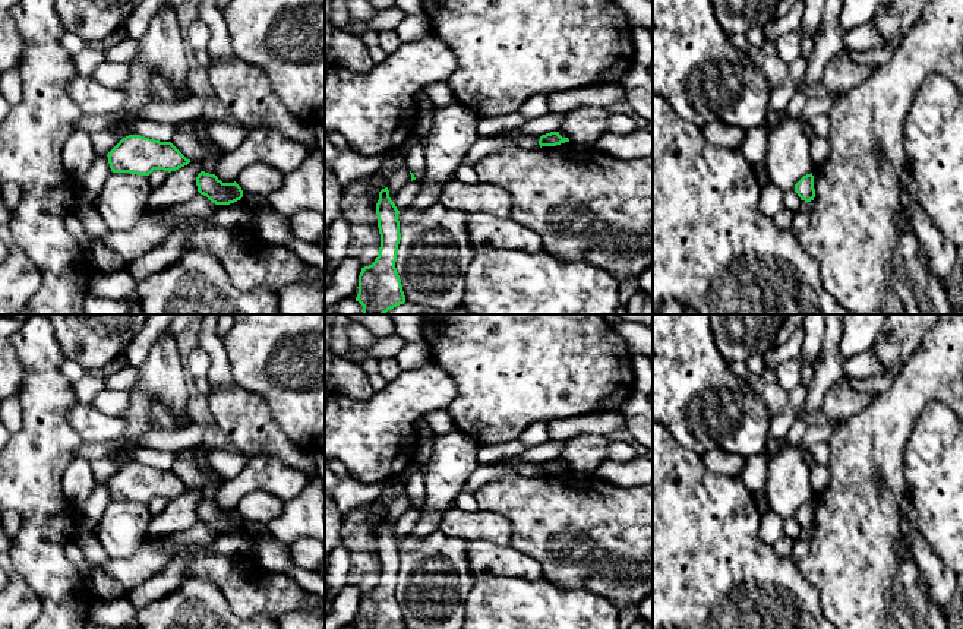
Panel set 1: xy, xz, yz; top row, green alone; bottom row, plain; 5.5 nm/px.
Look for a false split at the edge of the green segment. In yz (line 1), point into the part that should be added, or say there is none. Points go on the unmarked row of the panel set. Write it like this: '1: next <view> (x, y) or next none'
1: next none

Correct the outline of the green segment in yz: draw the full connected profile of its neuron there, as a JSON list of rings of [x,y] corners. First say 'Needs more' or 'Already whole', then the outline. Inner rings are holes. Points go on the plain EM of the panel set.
Already whole. [[[806,502],[803,503],[796,512],[795,519],[801,525],[801,528],[811,530],[815,525],[815,516],[814,516],[814,503]]]

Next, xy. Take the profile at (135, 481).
Already whole. [[[140,462],[123,465],[108,481],[113,500],[149,503],[154,497],[176,499],[190,490],[171,470]]]

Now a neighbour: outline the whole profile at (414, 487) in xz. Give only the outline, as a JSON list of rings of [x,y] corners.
[[[416,465],[416,471],[405,484],[405,493],[414,502],[417,509],[424,506],[424,470],[421,467]]]

